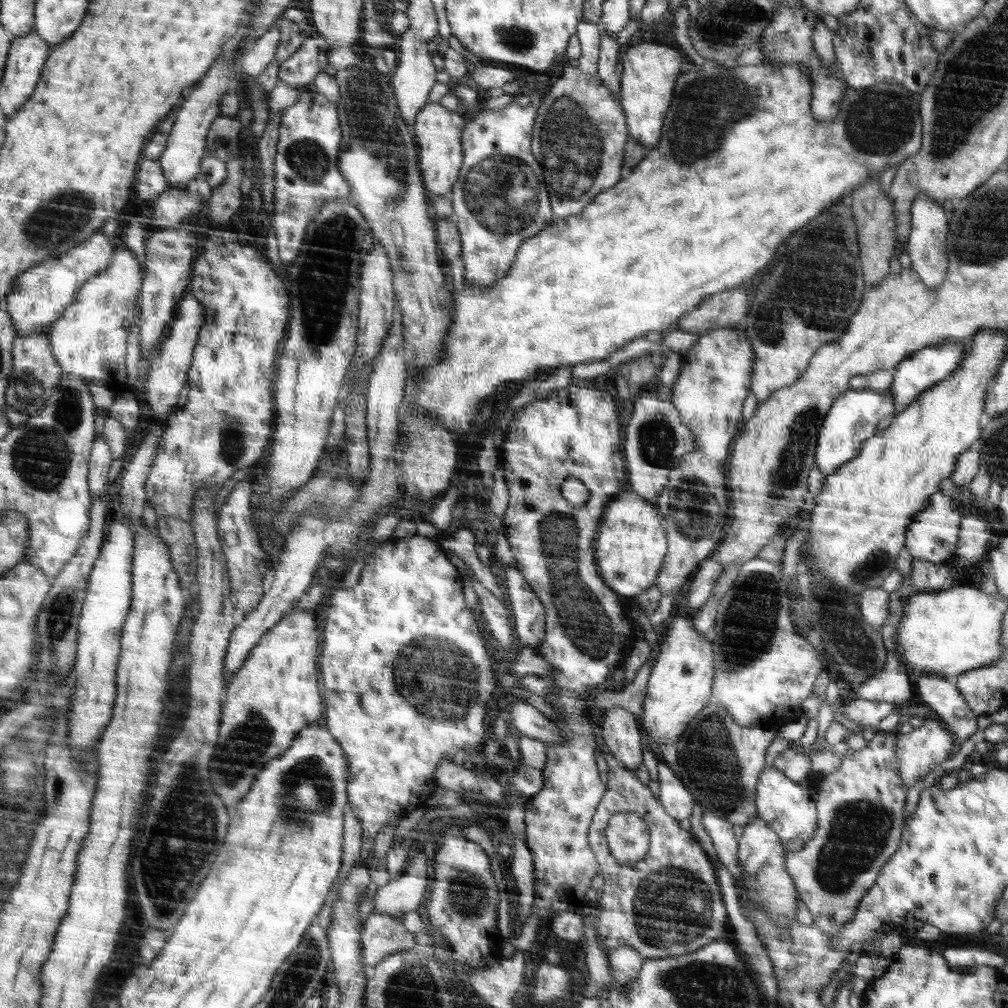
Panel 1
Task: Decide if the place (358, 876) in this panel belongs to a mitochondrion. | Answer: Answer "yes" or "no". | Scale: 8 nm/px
no

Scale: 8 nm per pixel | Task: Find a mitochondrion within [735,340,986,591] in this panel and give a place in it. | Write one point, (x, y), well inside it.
(786, 474)

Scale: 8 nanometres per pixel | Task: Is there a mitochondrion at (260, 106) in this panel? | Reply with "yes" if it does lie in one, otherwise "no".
no

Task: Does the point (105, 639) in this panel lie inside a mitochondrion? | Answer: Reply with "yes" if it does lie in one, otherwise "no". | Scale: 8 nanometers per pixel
no

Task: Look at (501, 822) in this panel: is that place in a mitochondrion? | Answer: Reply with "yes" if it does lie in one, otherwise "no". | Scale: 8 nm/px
no

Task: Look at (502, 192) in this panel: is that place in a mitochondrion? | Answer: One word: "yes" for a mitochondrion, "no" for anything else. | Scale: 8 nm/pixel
yes

